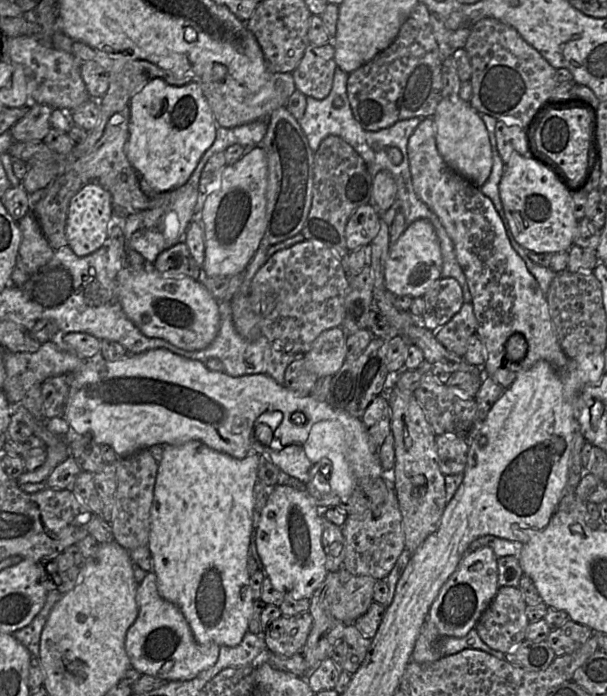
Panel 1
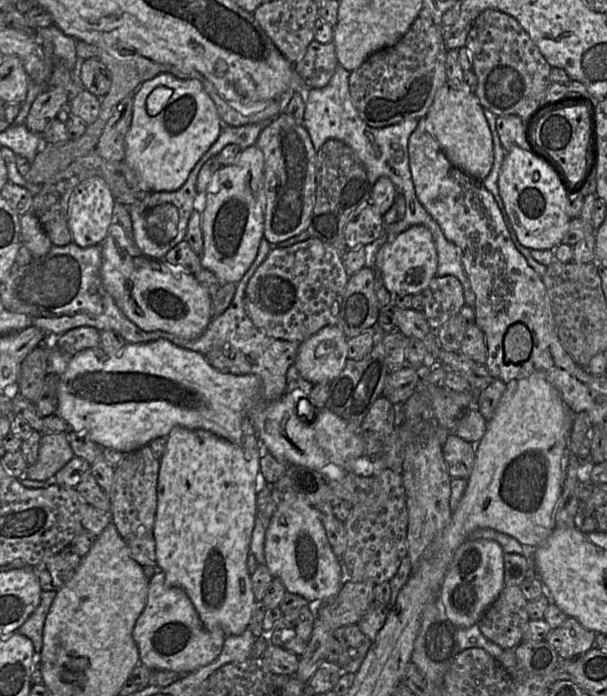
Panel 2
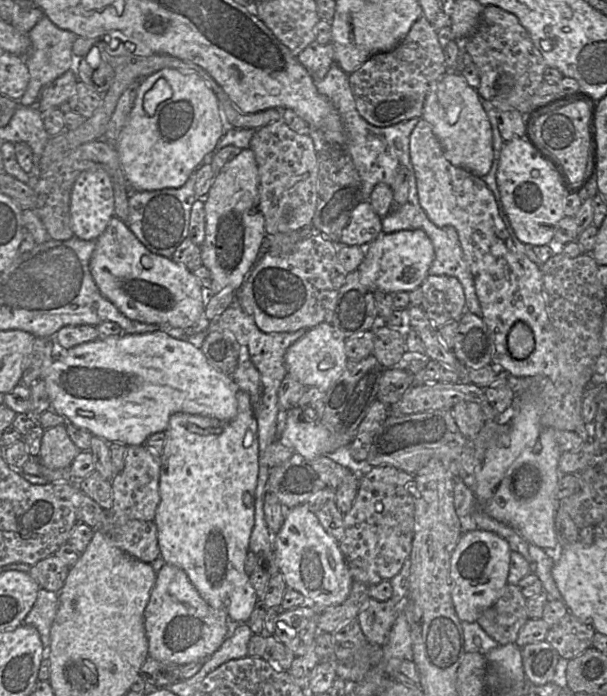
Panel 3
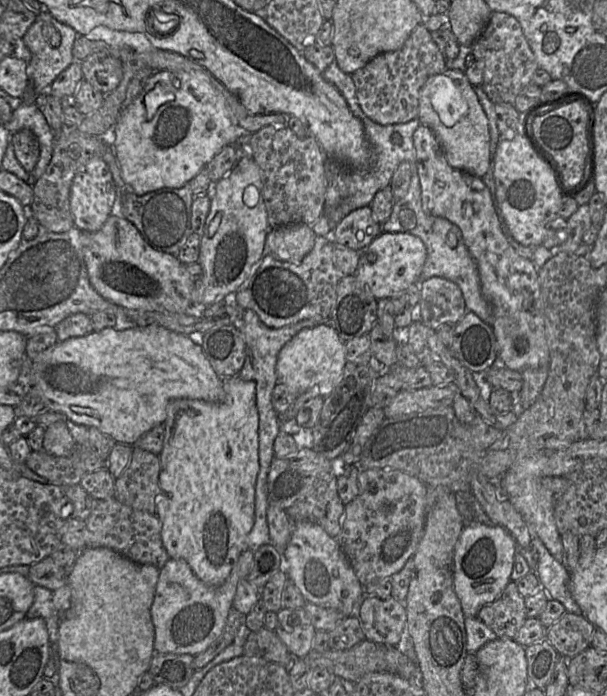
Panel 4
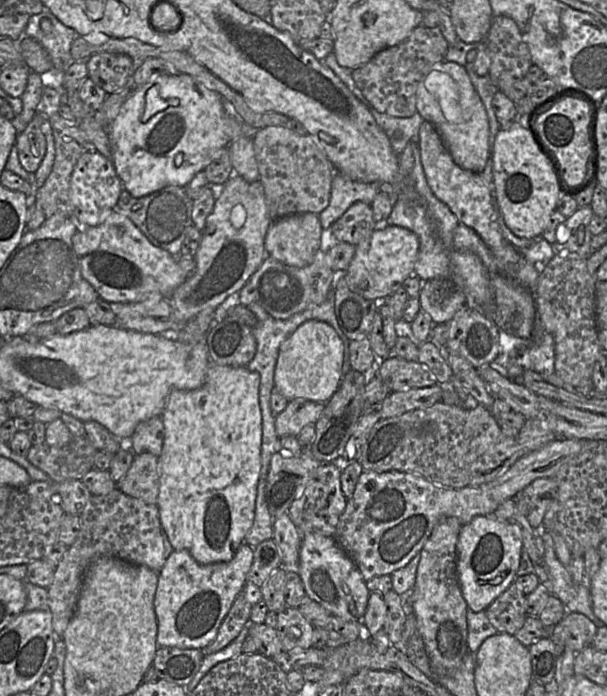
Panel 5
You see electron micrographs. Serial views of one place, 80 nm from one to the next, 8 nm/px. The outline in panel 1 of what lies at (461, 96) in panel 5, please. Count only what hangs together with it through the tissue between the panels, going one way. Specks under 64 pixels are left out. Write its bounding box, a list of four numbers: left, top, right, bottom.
[432,97,493,188]

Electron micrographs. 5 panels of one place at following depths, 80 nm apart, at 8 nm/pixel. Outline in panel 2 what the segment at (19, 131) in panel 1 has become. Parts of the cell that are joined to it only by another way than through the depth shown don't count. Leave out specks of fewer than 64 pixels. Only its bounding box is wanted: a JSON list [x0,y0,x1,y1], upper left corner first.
[25,87,72,133]

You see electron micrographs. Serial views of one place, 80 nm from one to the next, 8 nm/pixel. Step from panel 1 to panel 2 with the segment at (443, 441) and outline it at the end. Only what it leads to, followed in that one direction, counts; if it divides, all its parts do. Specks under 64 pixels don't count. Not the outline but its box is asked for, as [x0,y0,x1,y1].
[442,432,475,480]

